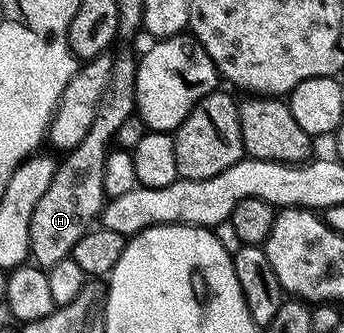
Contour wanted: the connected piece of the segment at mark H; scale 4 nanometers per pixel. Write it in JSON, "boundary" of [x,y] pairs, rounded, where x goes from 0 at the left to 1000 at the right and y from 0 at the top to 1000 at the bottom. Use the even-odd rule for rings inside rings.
{"boundary":[[[360,159],[334,174],[331,213],[320,225],[308,279],[297,285],[297,309],[285,321],[273,381],[262,381],[262,405],[250,405],[250,417],[238,417],[238,429],[166,492],[157,550],[145,550],[145,574],[134,574],[122,610],[110,610],[110,625],[99,634],[99,670],[87,670],[90,781],[131,814],[201,781],[218,763],[209,757],[230,742],[233,721],[253,706],[256,685],[276,664],[282,673],[294,661],[314,604],[308,477],[346,393],[398,348],[395,264],[404,210],[398,162]]]}

